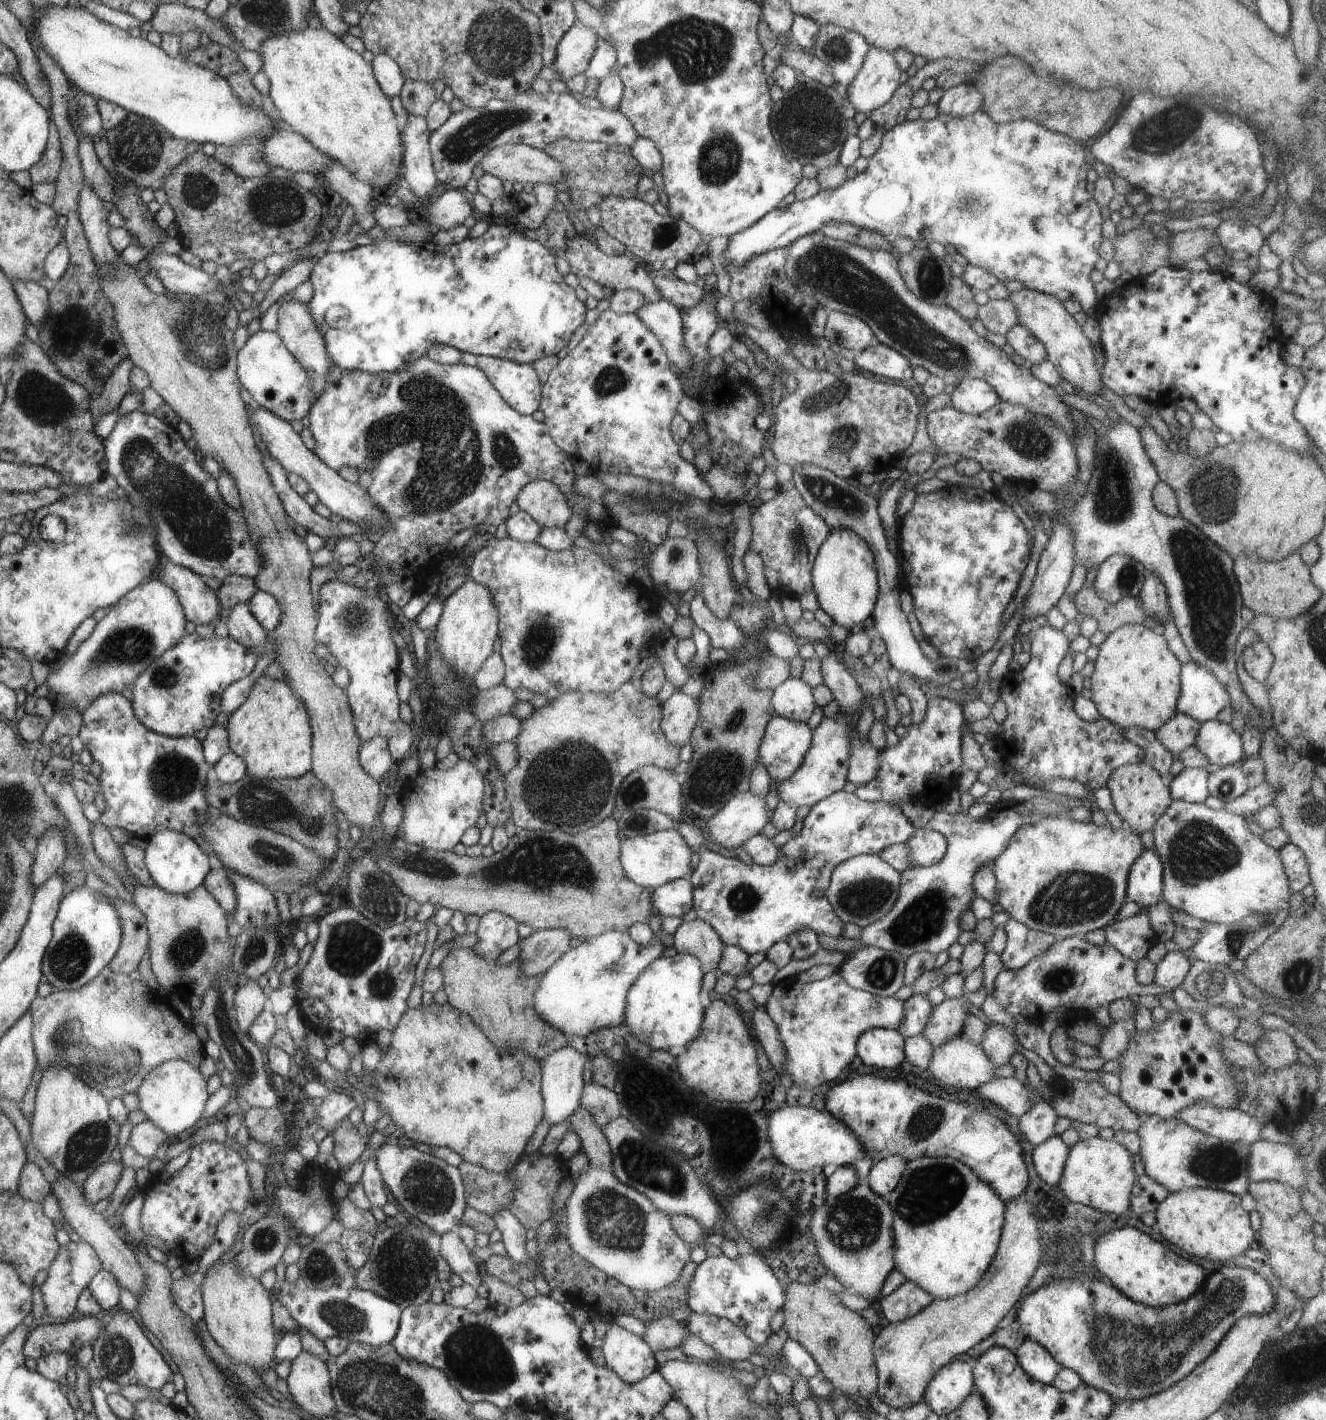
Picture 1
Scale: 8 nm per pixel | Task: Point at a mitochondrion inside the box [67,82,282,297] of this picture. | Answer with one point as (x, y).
(138, 147)

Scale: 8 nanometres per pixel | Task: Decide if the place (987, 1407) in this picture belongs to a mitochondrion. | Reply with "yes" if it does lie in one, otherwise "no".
no

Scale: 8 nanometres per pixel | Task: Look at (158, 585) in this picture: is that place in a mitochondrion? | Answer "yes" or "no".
no

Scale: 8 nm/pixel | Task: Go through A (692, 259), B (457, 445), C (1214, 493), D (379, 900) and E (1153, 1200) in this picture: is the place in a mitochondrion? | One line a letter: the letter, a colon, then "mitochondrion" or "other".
A: other
B: mitochondrion
C: mitochondrion
D: mitochondrion
E: other

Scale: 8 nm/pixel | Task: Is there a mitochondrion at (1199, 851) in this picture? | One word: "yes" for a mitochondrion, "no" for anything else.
yes

